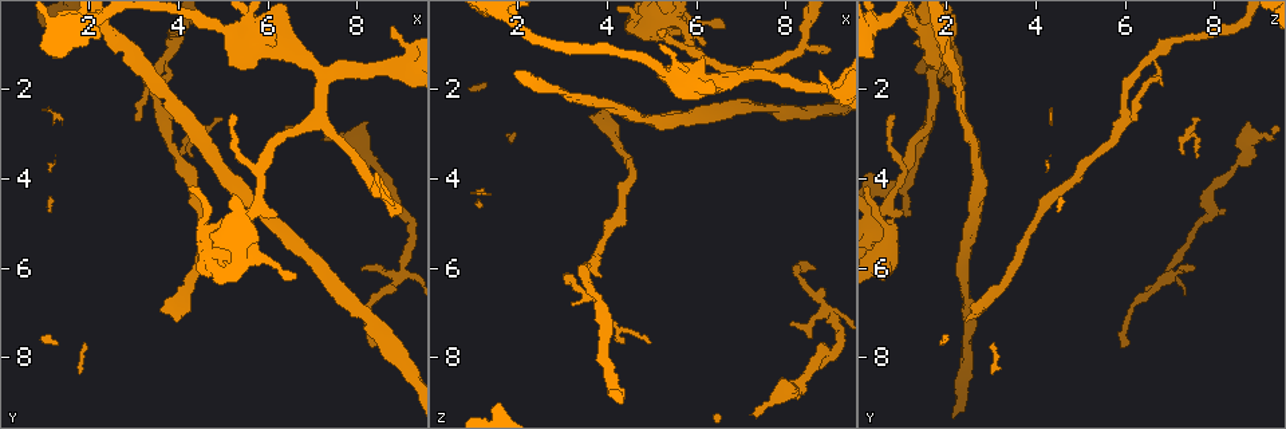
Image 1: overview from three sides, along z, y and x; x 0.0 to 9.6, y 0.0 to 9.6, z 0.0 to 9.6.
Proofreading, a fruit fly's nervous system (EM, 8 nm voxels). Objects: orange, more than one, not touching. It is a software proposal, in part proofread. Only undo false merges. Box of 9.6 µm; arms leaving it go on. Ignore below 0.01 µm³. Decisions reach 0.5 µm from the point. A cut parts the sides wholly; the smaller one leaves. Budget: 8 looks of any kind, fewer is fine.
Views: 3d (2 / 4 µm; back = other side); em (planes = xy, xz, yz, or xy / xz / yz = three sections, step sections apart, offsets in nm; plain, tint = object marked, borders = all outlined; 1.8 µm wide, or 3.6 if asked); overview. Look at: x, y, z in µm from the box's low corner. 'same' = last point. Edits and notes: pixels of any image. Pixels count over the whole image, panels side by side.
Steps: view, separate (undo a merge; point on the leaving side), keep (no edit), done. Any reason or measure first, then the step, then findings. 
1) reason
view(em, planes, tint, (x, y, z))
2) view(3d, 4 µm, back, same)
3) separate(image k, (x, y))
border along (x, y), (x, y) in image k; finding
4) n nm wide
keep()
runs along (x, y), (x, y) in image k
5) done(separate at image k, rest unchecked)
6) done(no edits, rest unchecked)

thick turns thin
view(em, xy, step 16, tint, (5.55, 4.55, 2.55))

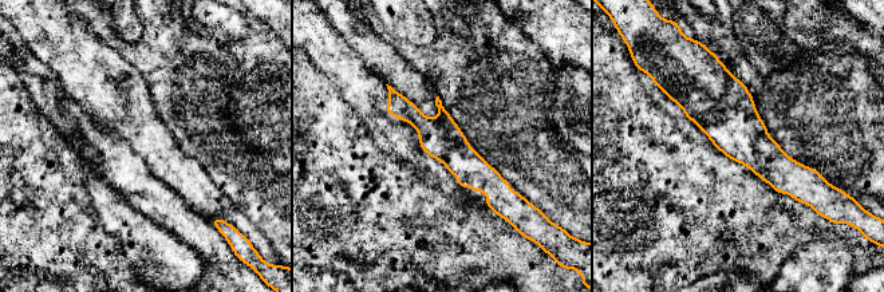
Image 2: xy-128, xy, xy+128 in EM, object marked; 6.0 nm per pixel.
another direction
view(em, planes, borders, same)

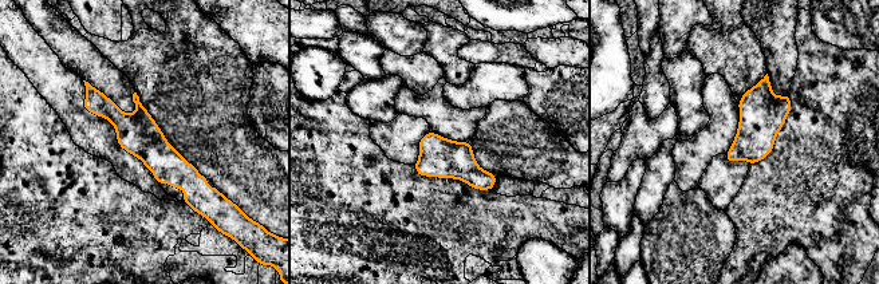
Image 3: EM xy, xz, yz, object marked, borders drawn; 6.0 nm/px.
240 nm wide
keep()
runs along (90, 89), (113, 114), (201, 194) in image 3; continuous, no second cell

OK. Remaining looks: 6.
sharp bend
view(em, 3.6 µm, xz, step 4, tint, (5.65, 0.85, 1.75))

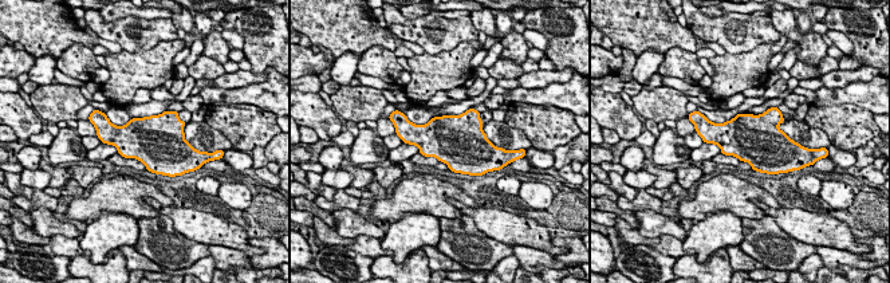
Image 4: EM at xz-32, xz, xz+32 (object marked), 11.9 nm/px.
another direction
view(em, 3.6 µm, planes, borders, same)

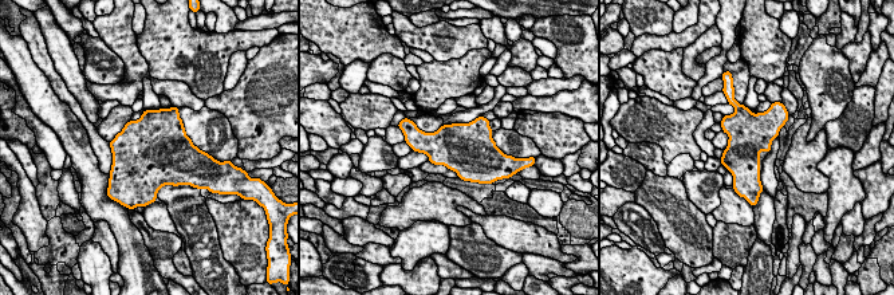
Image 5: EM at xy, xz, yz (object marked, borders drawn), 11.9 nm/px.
keep()
continuous, no second cell

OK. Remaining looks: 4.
three-way junction
view(3d, 4 µm, (9.00, 6.20, 6.95))

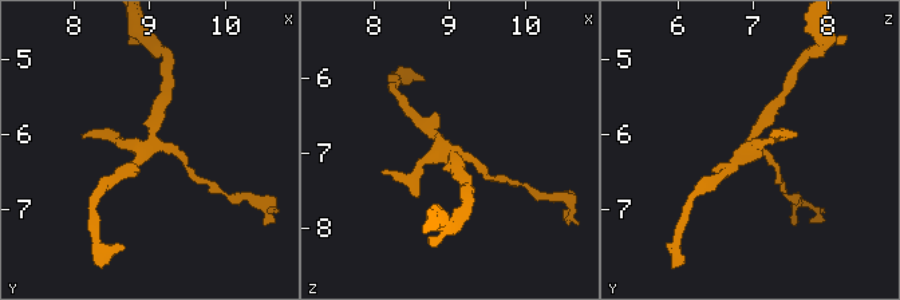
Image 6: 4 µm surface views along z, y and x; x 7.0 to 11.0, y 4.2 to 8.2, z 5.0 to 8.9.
view(em, yz, step 4, tint, (9.00, 6.15, 7.00))

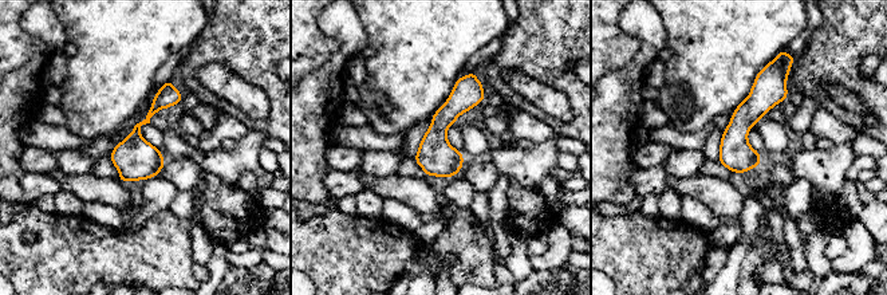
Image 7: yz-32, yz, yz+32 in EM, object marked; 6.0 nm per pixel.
keep()
runs along (470, 77), (440, 124), (429, 172) in image 7; one cell here

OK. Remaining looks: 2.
done(no edits, rest unchecked)

